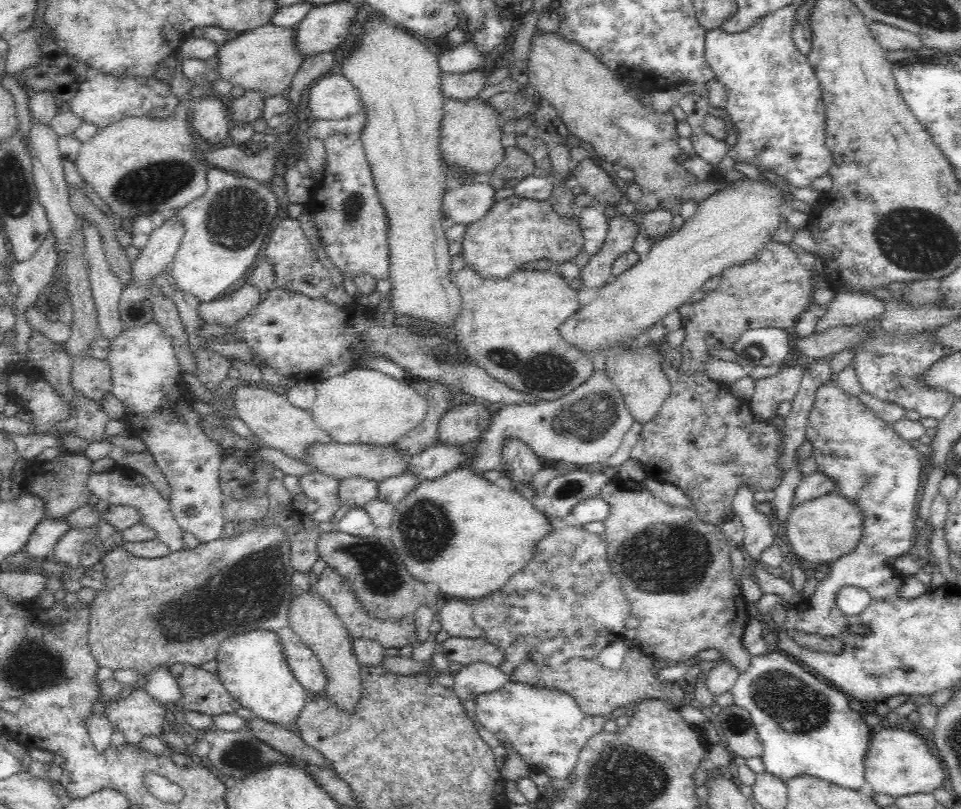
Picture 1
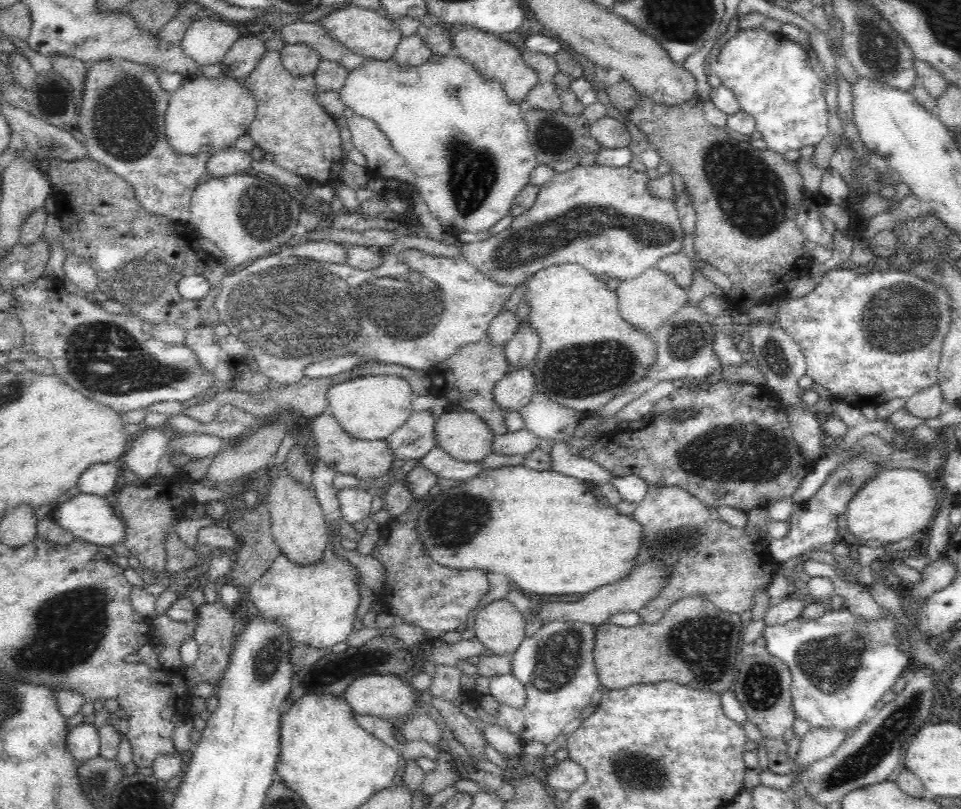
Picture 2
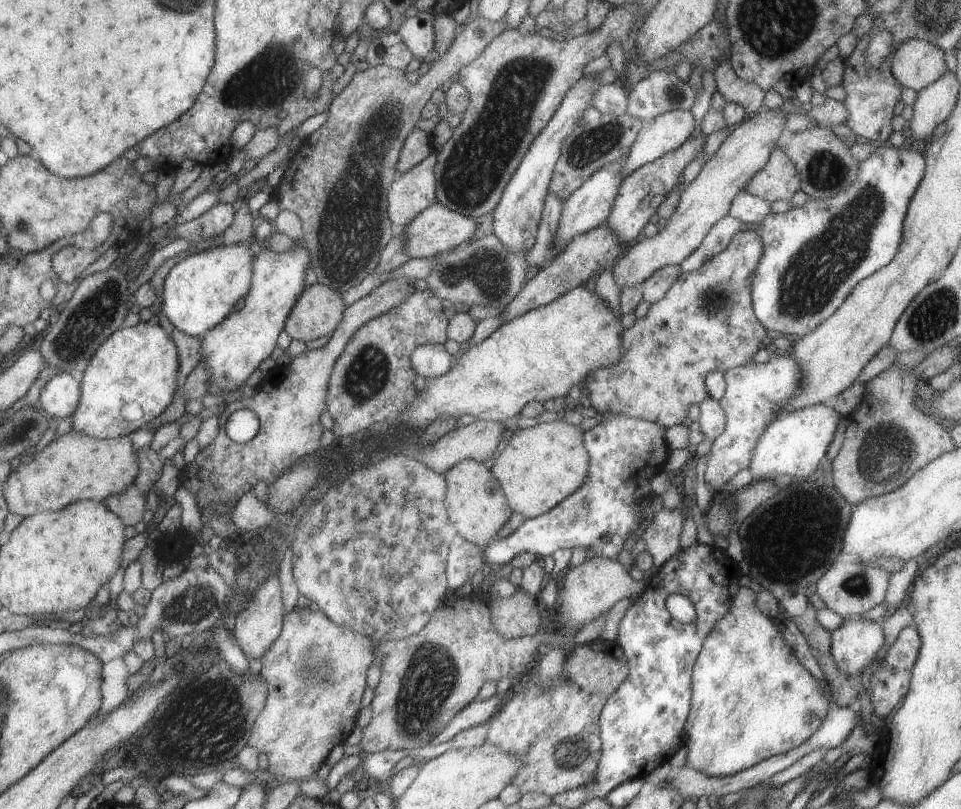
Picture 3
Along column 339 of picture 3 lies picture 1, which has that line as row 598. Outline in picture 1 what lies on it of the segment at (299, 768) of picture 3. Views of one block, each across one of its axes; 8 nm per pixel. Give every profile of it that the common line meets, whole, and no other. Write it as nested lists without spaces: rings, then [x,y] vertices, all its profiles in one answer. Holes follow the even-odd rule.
[[[622,477],[609,480],[600,490],[598,496],[603,498],[610,507],[608,518],[603,521],[605,530],[602,534],[604,541],[607,543],[607,554],[613,574],[619,579],[622,591],[628,604],[630,605],[630,612],[639,620],[639,626],[635,632],[631,633],[634,637],[637,647],[642,653],[648,655],[657,664],[671,663],[673,665],[688,663],[689,660],[695,659],[696,654],[707,649],[716,649],[722,656],[728,659],[739,674],[744,670],[748,670],[751,664],[750,654],[747,654],[742,647],[740,639],[743,635],[744,625],[746,622],[746,600],[740,589],[740,580],[734,581],[730,570],[730,548],[732,544],[726,540],[722,533],[721,526],[704,523],[698,519],[698,514],[695,509],[684,510],[679,506],[668,506],[664,504],[659,498],[656,498],[642,482],[634,479],[623,479]]]

